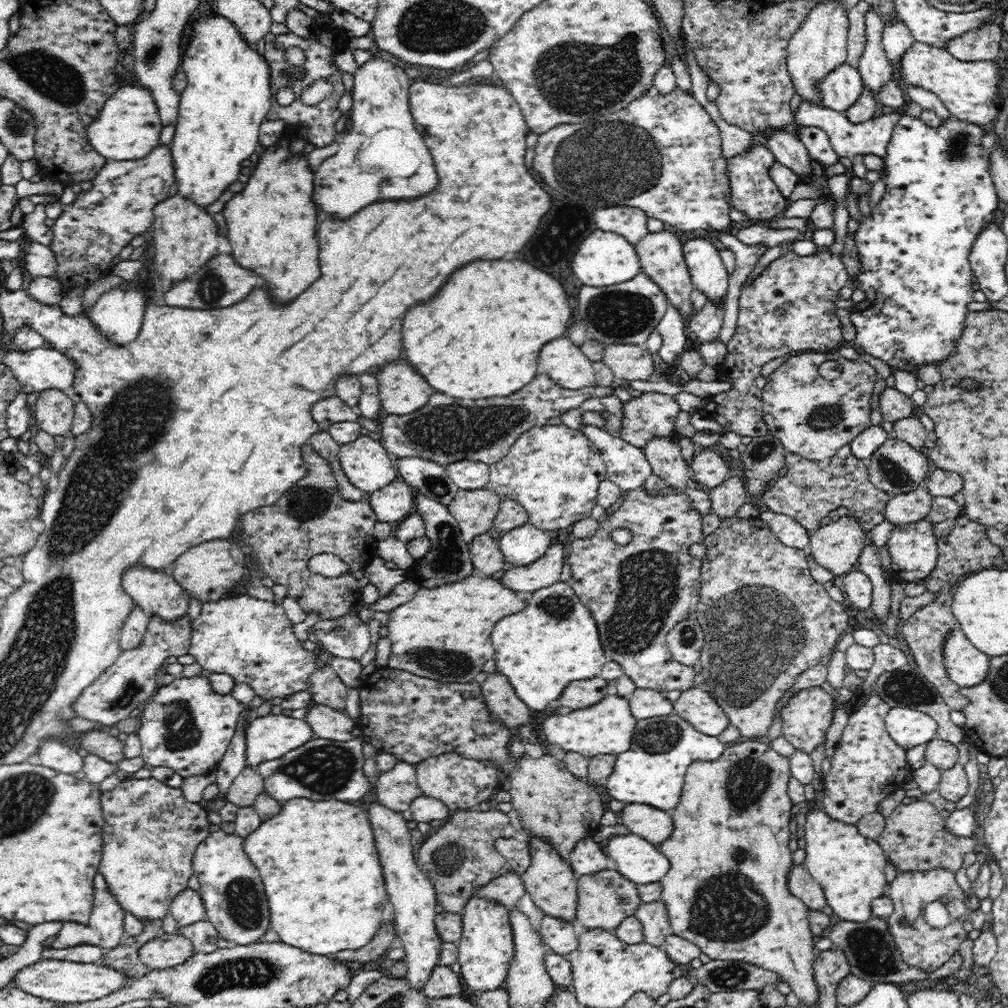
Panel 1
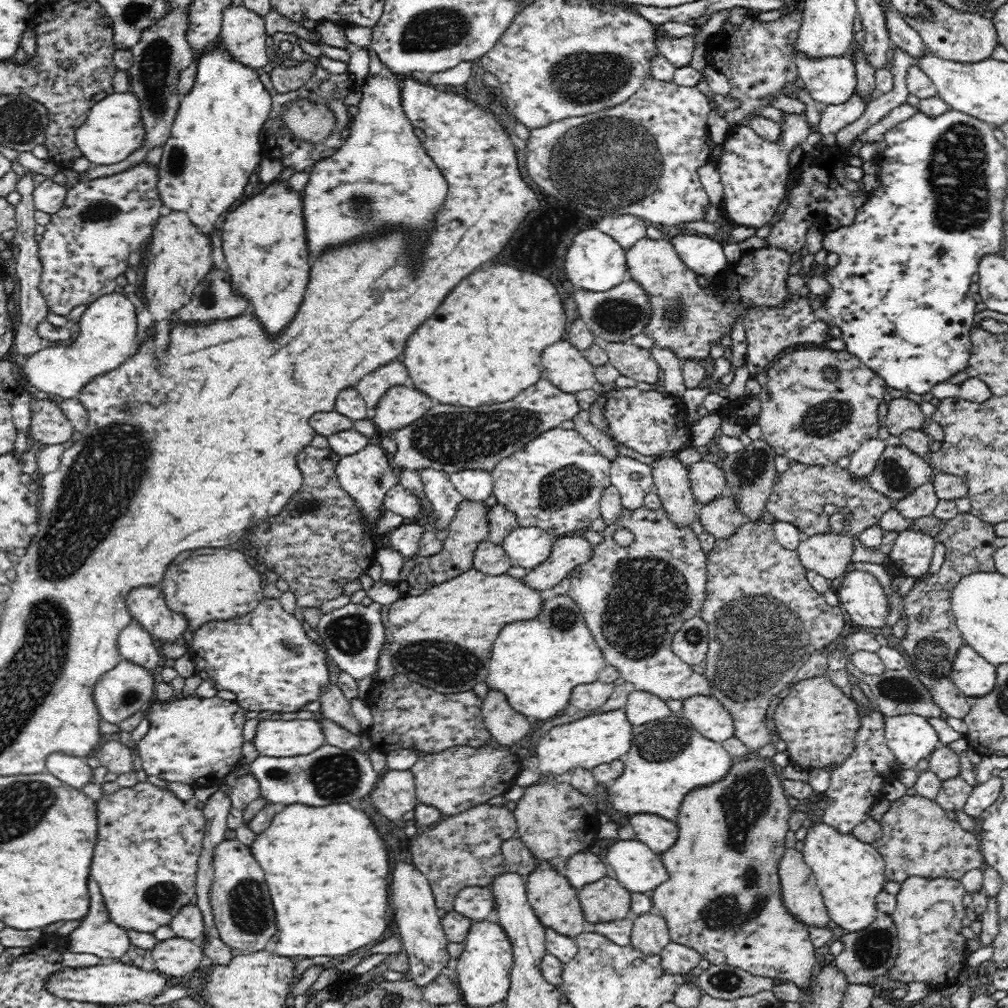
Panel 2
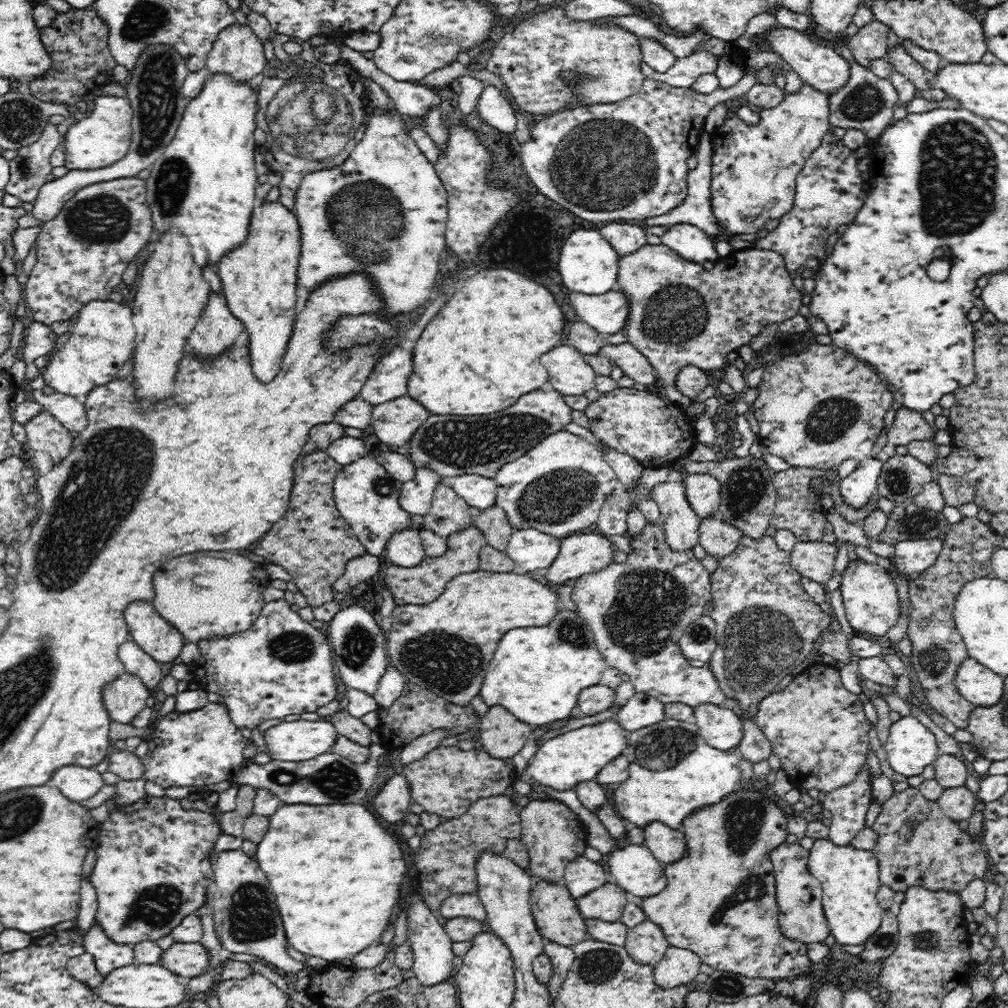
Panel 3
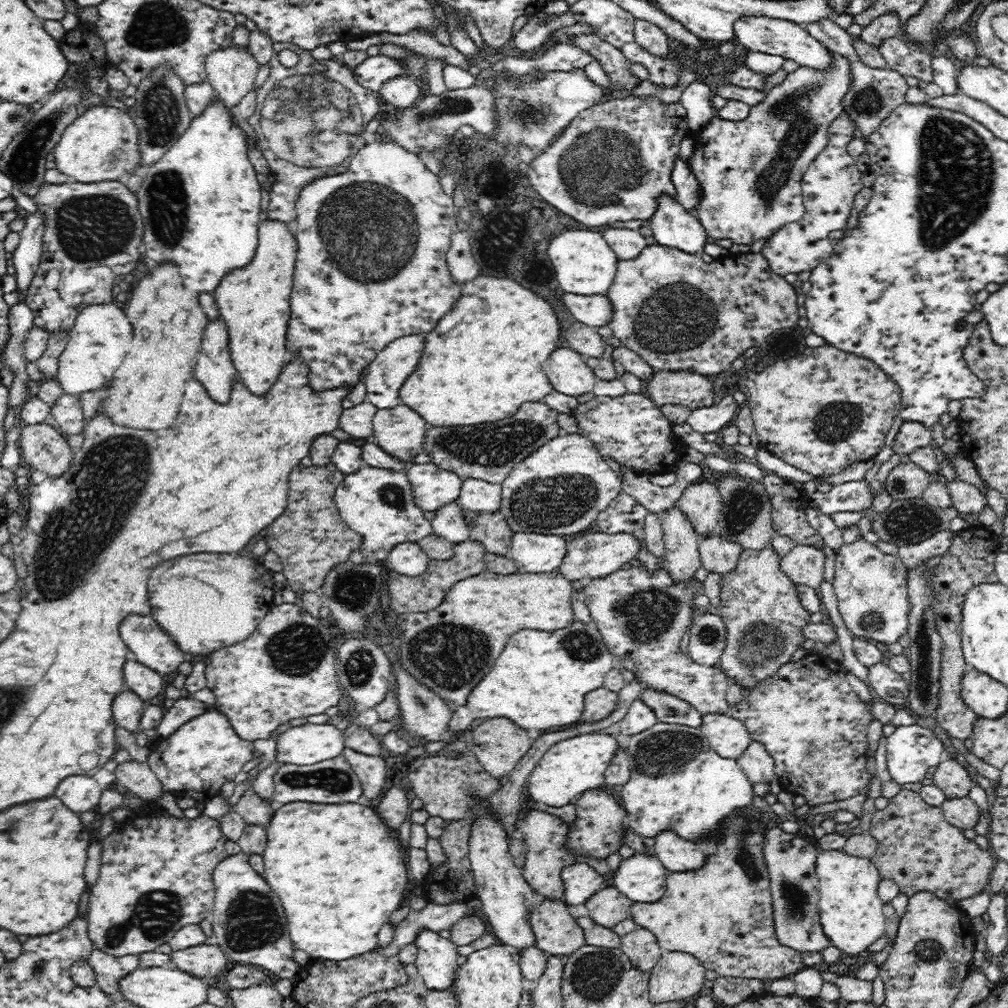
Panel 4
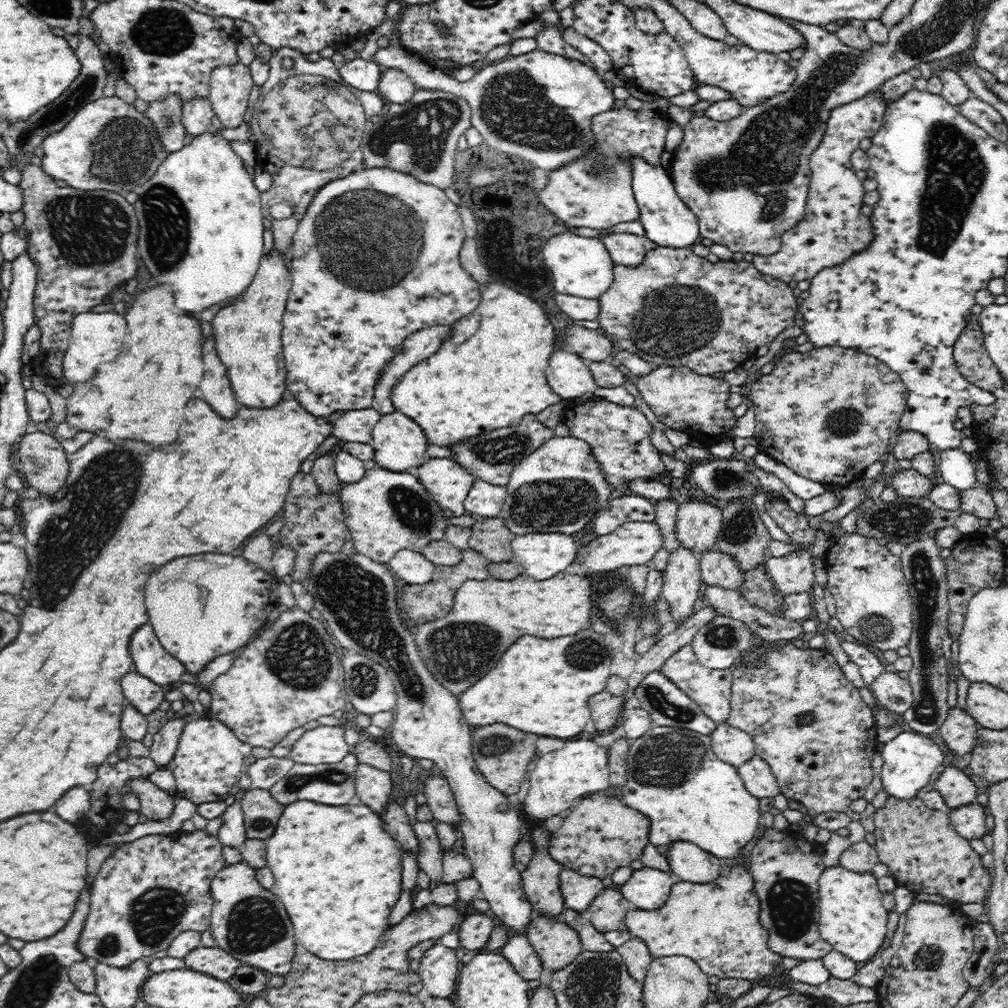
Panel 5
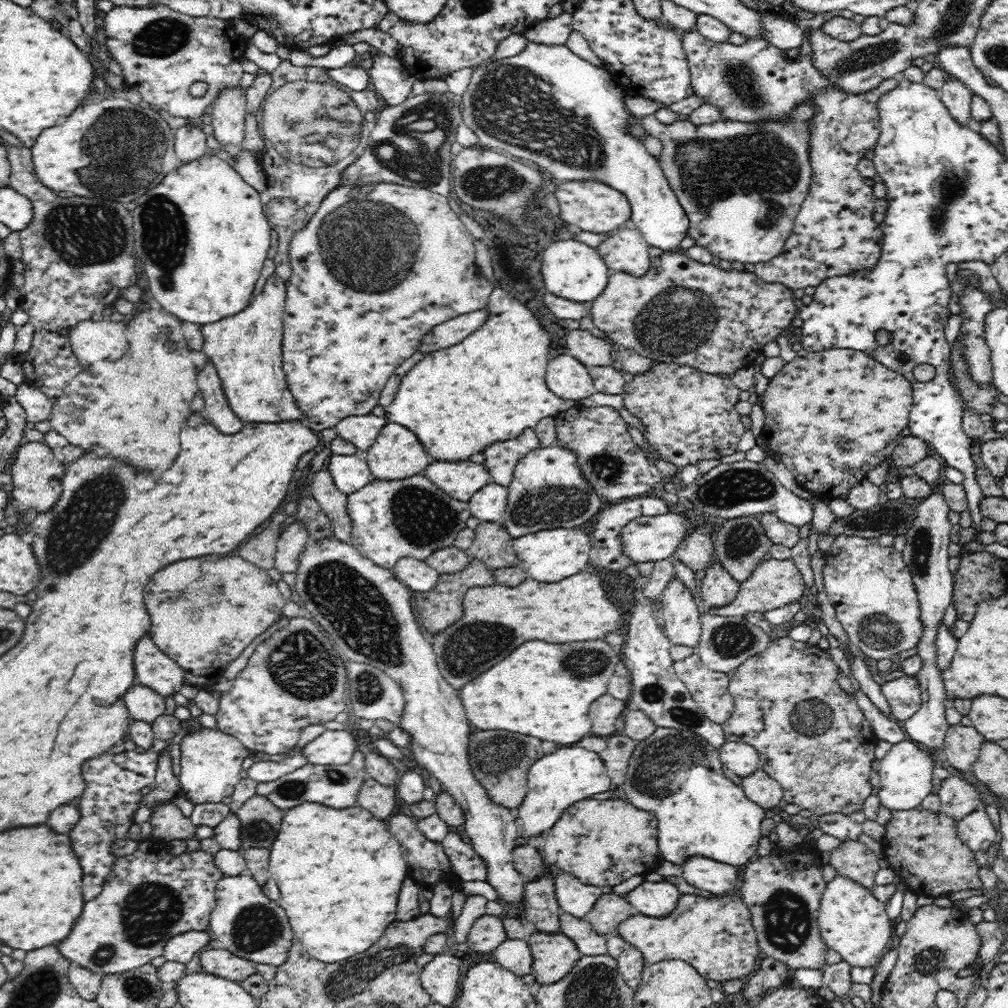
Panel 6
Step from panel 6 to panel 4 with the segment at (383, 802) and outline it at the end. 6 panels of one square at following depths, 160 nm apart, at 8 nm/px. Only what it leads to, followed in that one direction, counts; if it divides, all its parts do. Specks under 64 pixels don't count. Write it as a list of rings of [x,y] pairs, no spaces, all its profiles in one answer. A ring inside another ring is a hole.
[[[348,747],[342,751],[342,755],[351,764],[352,770],[356,771],[364,798],[373,801],[380,794],[384,794],[382,792],[386,782],[386,762],[383,758],[359,754]]]

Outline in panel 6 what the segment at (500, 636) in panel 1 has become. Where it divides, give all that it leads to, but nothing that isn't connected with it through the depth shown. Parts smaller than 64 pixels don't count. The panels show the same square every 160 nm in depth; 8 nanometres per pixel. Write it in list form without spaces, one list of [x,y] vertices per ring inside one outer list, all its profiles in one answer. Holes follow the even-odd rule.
[[[542,640],[524,642],[516,648],[508,658],[504,658],[492,670],[472,678],[459,689],[468,722],[480,730],[510,730],[526,736],[542,740],[550,740],[556,744],[571,746],[582,738],[592,735],[592,721],[589,717],[590,705],[607,693],[610,677],[614,668],[622,661],[622,652],[614,650],[604,640],[592,642],[568,642],[568,644],[548,644]]]

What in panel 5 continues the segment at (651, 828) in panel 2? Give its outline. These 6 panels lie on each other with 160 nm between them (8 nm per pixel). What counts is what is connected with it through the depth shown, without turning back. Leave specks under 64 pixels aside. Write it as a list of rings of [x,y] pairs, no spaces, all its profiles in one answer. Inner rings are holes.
[[[673,842],[669,846],[667,861],[671,872],[686,882],[708,884],[722,874],[720,858],[691,842]]]

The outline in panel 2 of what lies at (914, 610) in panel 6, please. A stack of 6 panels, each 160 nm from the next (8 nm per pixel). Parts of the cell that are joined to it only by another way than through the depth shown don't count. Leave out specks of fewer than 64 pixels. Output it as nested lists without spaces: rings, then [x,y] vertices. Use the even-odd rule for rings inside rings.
[[[850,568],[838,582],[842,585],[838,592],[839,606],[853,623],[872,629],[885,626],[890,610],[888,595],[876,577]]]

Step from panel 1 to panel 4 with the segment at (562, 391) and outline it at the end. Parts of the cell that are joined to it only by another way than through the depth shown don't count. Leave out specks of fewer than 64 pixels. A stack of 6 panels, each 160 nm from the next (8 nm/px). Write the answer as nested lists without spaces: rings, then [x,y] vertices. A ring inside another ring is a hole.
[[[526,402],[520,410],[492,424],[480,426],[431,427],[425,436],[423,450],[431,454],[431,462],[449,470],[462,480],[474,478],[488,483],[506,482],[509,470],[523,462],[545,442],[560,433],[556,411],[540,402]]]

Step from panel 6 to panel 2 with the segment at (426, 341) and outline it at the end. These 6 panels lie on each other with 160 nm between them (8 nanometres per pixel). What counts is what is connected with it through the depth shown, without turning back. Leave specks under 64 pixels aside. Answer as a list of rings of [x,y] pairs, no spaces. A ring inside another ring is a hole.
[[[399,357],[362,377],[356,389],[365,400],[368,408],[373,410],[390,387],[398,385],[408,387],[410,384],[409,372],[402,358]]]

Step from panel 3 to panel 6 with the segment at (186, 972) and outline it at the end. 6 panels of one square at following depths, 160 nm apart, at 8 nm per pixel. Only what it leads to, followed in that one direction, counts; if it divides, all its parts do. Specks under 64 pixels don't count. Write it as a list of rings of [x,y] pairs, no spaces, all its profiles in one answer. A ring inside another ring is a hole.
[[[219,945],[199,952],[203,973],[212,974],[234,982],[242,982],[257,973],[255,963],[240,958]]]

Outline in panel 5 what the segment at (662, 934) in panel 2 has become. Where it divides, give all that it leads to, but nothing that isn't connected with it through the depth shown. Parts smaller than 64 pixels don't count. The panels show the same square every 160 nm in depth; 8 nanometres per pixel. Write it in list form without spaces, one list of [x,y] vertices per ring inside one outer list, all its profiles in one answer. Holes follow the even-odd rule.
[[[632,937],[619,946],[617,951],[618,954],[622,955],[629,976],[637,982],[643,982],[654,960],[648,951],[648,945],[642,939]]]

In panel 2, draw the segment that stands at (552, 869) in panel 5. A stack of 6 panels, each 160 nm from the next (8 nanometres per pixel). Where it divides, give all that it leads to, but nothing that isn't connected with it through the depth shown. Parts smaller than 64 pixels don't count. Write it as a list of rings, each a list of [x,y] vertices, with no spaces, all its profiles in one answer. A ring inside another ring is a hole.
[[[543,776],[539,784],[526,787],[524,795],[517,802],[516,809],[513,811],[517,823],[516,836],[530,849],[537,862],[546,861],[556,869],[556,872],[564,875],[567,860],[574,854],[588,850],[598,839],[598,830],[601,826],[598,823],[600,813],[594,797],[580,793],[572,785],[559,784],[554,780],[554,776]]]

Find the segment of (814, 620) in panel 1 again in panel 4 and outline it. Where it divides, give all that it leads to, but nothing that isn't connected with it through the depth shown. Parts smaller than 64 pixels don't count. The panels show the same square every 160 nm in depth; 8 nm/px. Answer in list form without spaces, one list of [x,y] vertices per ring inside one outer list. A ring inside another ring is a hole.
[[[770,546],[760,550],[760,552],[743,550],[737,567],[731,573],[721,576],[722,612],[720,617],[728,630],[726,648],[718,667],[726,673],[726,676],[736,678],[738,684],[743,688],[758,684],[760,680],[774,674],[784,662],[793,660],[801,653],[801,646],[805,640],[800,630],[809,624],[811,614],[800,604],[798,593],[796,593],[797,584],[780,569],[780,560],[781,556],[776,554]],[[752,741],[736,762],[753,785],[764,783],[770,786],[775,778],[775,761],[760,742]]]

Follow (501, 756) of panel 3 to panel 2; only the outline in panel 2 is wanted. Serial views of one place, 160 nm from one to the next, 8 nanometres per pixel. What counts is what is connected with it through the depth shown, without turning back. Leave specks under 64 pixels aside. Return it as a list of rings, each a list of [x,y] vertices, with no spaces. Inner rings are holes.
[[[494,689],[484,698],[482,712],[490,736],[497,744],[511,750],[520,740],[526,739],[532,728],[526,717],[508,704],[504,693]]]

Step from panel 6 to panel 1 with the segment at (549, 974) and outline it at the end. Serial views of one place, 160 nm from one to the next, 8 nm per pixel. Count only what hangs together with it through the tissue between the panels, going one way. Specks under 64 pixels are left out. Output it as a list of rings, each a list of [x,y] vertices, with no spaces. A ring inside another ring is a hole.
[[[524,837],[531,848],[531,865],[521,874],[526,892],[544,914],[571,923],[576,918],[578,878],[574,876],[570,864],[564,862],[550,843],[534,837]]]

